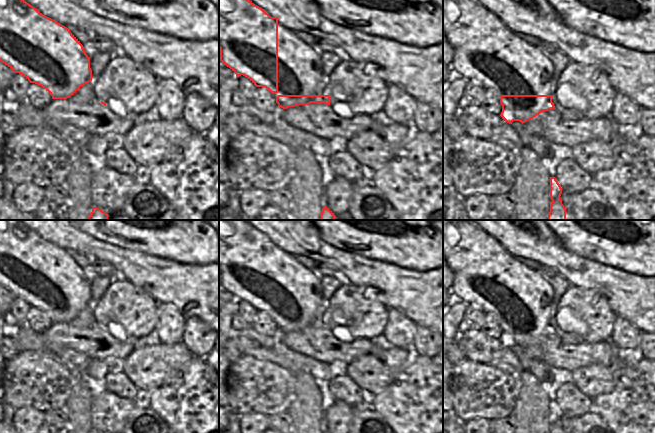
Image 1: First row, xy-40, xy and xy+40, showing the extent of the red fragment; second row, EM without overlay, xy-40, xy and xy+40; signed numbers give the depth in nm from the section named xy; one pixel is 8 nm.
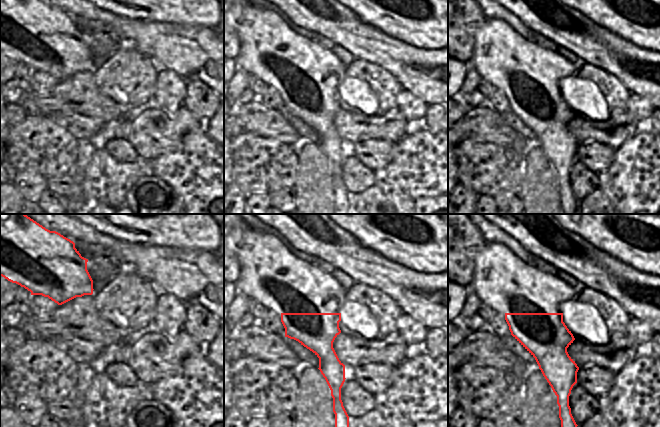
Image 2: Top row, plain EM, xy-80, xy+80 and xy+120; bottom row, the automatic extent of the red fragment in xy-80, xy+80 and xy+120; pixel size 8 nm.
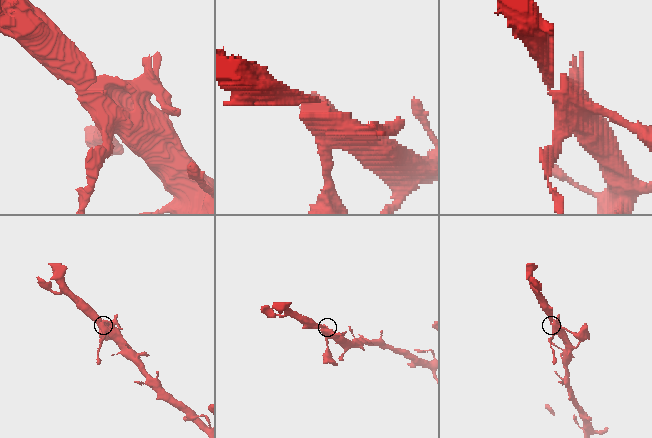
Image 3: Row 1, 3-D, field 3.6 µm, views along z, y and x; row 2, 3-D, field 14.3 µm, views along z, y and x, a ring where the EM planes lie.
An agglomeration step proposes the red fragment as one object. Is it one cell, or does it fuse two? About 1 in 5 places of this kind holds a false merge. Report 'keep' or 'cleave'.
keep

